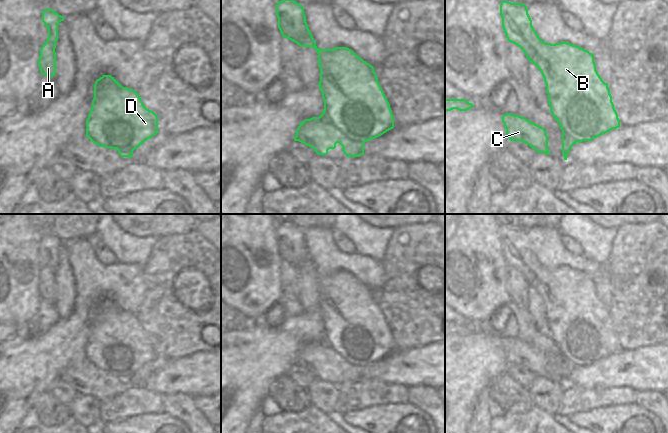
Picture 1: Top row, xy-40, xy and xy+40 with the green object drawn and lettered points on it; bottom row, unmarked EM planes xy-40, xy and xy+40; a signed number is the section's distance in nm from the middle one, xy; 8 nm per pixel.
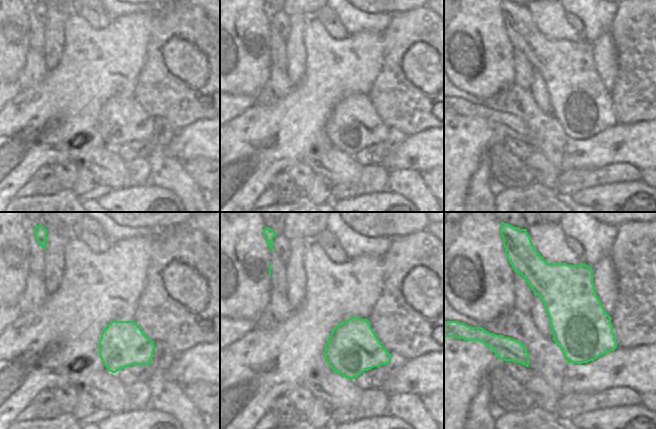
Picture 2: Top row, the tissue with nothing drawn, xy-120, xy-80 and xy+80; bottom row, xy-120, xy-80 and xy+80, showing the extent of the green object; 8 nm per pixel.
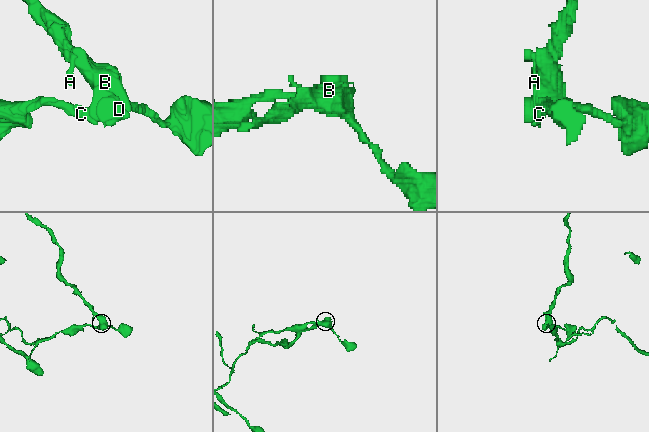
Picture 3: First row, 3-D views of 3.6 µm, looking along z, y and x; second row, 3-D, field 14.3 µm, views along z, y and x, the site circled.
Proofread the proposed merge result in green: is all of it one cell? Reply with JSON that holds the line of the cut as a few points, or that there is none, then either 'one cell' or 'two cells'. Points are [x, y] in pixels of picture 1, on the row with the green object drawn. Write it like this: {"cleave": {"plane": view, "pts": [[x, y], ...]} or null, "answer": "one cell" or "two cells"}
{"cleave": {"plane": "xy", "pts": [[310, 118], [324, 118], [351, 140], [363, 143]]}, "answer": "two cells"}

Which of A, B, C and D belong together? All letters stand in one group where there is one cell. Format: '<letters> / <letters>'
A B D / C

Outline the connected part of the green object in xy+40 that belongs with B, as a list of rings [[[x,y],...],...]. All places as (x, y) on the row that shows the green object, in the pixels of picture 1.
[[[502,1],[500,16],[507,40],[517,45],[529,62],[540,70],[546,84],[550,112],[558,122],[562,133],[567,133],[581,143],[620,127],[608,83],[605,83],[598,74],[592,53],[565,41],[555,44],[545,43],[534,30],[528,8],[523,3]]]

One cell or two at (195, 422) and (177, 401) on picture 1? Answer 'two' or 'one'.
one

